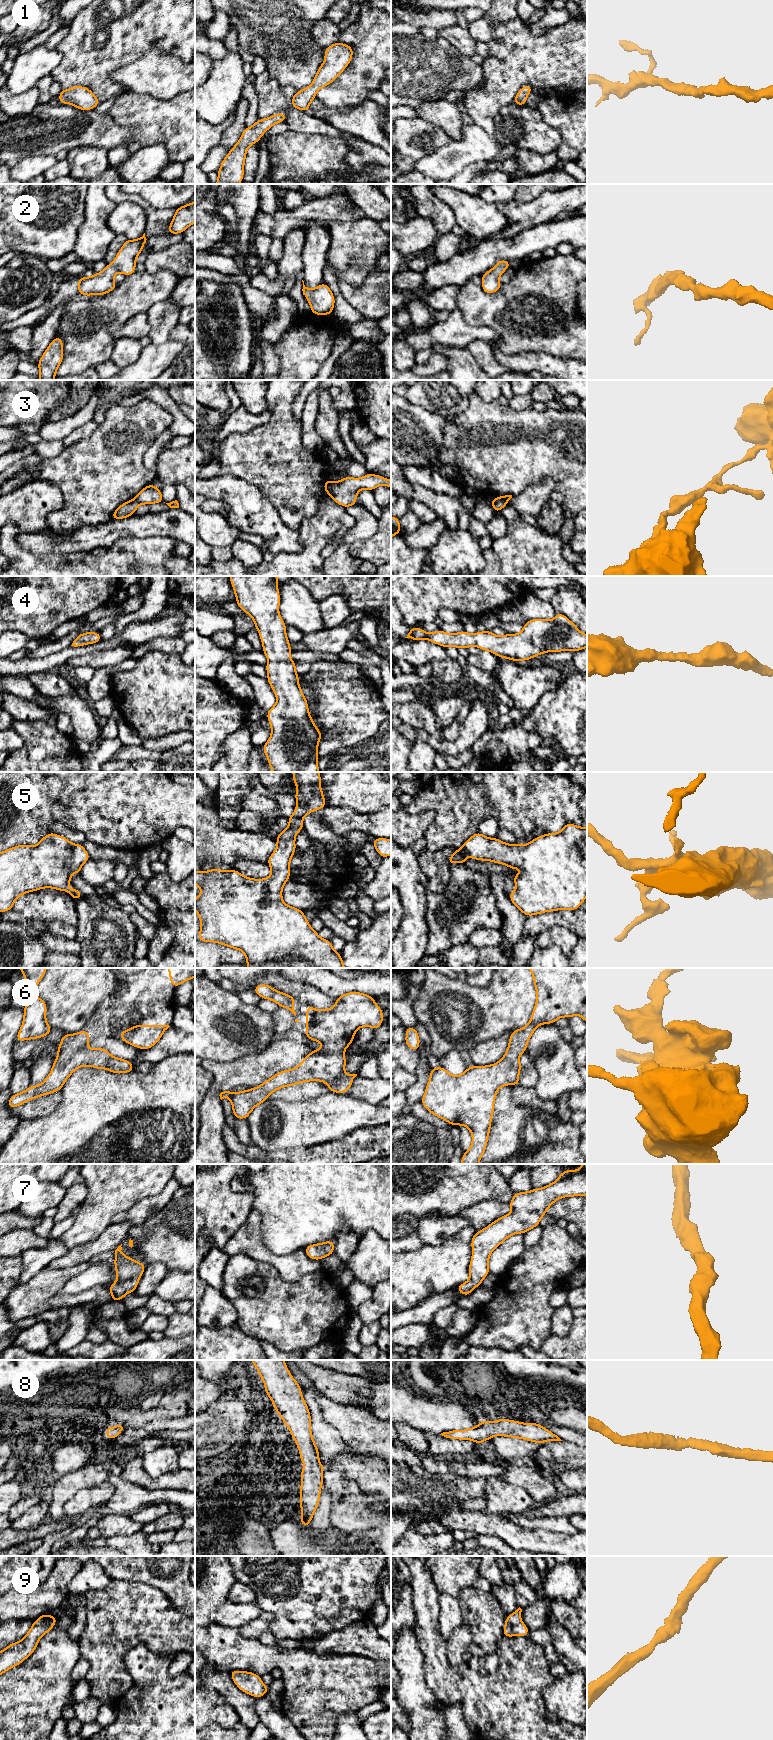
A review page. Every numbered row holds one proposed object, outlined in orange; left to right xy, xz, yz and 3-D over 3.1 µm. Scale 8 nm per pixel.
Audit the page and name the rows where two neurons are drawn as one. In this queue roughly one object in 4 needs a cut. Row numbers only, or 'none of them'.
3

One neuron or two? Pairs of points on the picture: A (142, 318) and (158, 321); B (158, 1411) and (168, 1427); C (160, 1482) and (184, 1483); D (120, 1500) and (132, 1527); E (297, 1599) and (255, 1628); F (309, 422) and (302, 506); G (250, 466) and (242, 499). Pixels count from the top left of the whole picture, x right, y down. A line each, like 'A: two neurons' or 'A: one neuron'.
A: two neurons
B: two neurons
C: one neuron
D: two neurons
E: two neurons
F: two neurons
G: two neurons

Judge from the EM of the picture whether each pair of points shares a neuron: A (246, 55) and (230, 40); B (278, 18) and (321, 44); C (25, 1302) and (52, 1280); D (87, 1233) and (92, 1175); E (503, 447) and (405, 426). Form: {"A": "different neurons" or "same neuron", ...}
{"A": "same neuron", "B": "different neurons", "C": "same neuron", "D": "same neuron", "E": "different neurons"}

